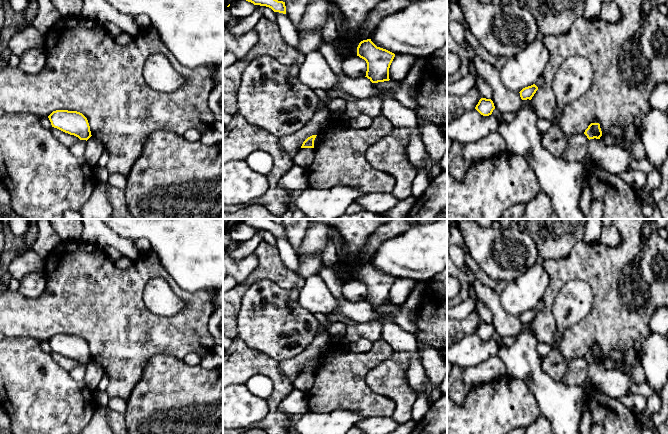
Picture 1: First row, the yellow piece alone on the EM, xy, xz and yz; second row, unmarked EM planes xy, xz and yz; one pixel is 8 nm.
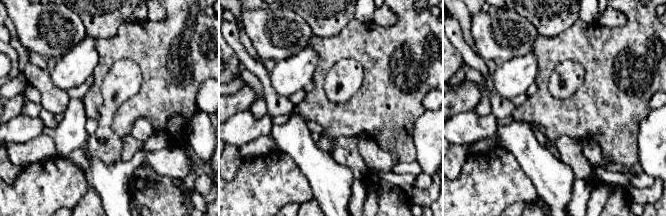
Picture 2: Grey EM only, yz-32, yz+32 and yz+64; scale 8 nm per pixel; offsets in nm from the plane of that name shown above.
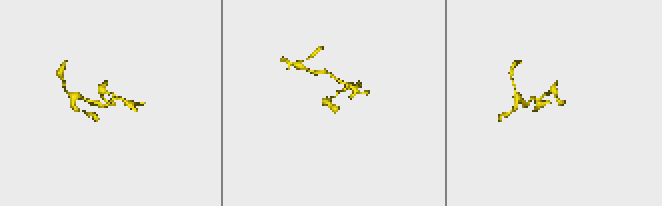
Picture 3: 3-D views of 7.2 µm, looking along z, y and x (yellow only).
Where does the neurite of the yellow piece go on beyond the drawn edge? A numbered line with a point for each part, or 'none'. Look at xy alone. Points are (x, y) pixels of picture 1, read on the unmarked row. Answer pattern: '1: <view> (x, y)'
none

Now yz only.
none

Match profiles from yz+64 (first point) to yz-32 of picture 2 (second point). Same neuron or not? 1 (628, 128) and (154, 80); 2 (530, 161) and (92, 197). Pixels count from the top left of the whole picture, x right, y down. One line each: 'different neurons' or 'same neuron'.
1: same neuron
2: different neurons

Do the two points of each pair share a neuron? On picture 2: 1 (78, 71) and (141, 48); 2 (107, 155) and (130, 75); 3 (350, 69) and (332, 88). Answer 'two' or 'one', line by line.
1: two
2: one
3: one

